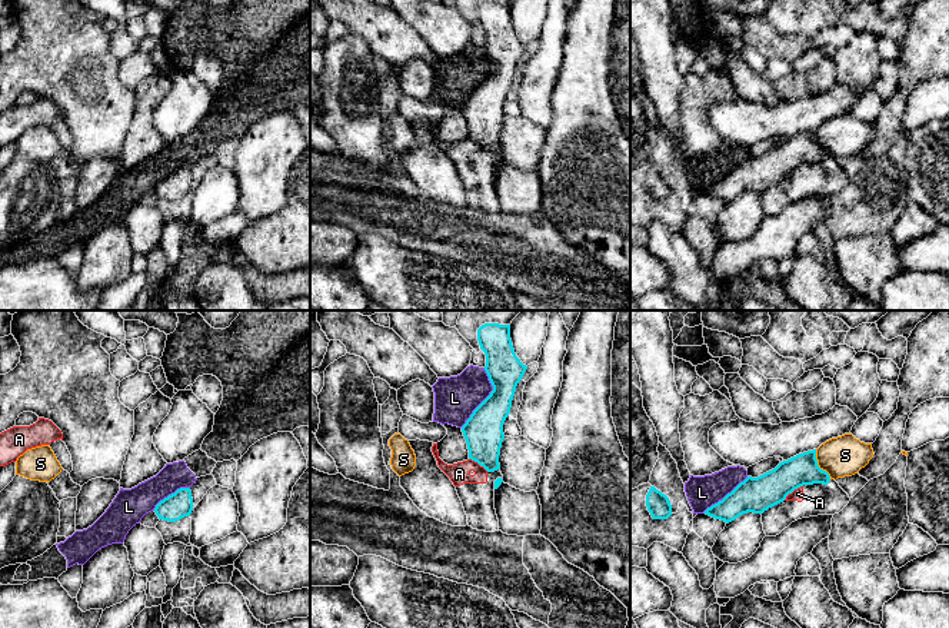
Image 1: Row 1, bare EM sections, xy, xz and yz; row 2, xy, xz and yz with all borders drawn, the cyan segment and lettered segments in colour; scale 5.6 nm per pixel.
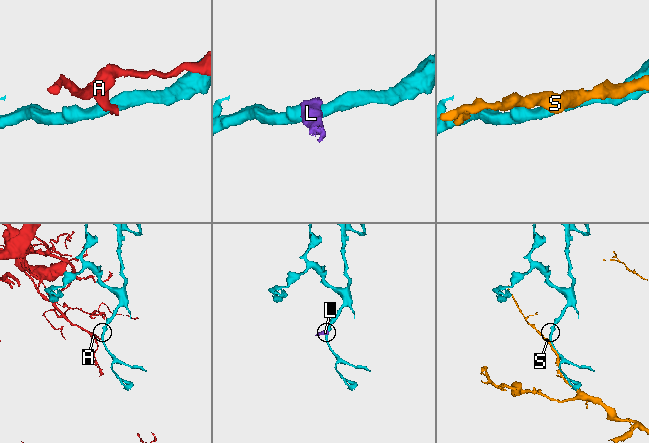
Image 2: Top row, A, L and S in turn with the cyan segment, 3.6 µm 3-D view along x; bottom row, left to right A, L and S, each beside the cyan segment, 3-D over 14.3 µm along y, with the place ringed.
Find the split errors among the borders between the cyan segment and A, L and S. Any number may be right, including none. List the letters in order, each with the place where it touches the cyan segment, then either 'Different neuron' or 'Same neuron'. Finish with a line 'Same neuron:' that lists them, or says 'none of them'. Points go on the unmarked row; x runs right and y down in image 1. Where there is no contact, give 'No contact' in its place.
A: Touches cyan at yz (792, 170). Different neuron
L: Touches cyan at xz (486, 77). Different neuron
S: Touches cyan at yz (818, 145). Different neuron
Same neuron: none of them

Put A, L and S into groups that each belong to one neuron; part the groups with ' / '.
A / L / S

